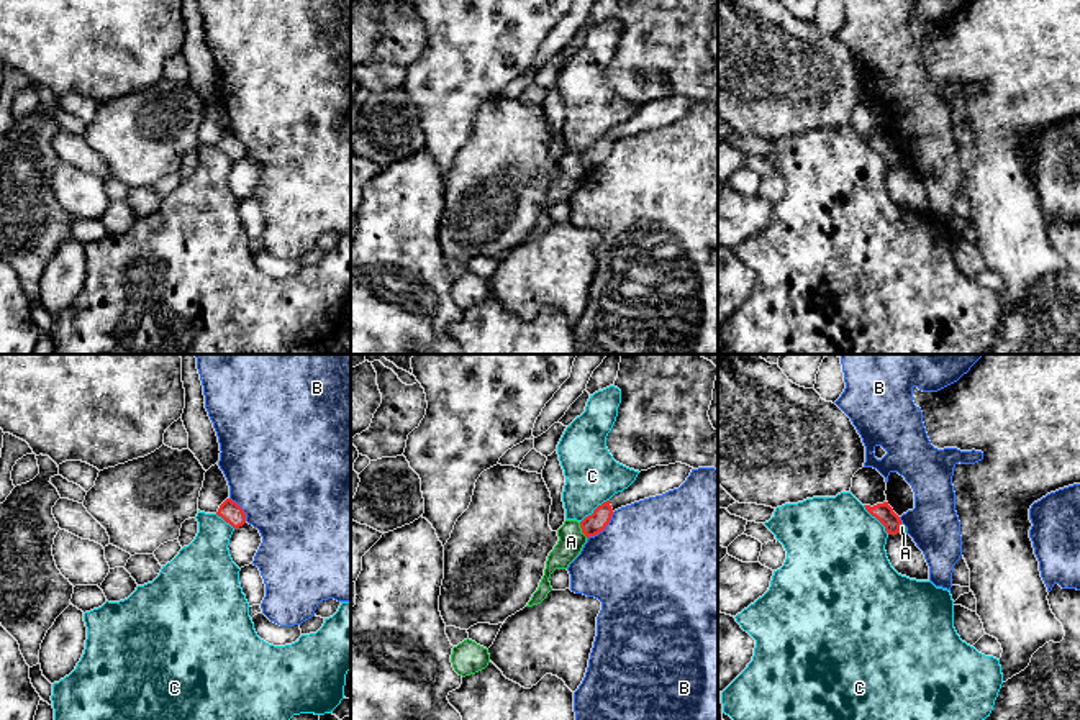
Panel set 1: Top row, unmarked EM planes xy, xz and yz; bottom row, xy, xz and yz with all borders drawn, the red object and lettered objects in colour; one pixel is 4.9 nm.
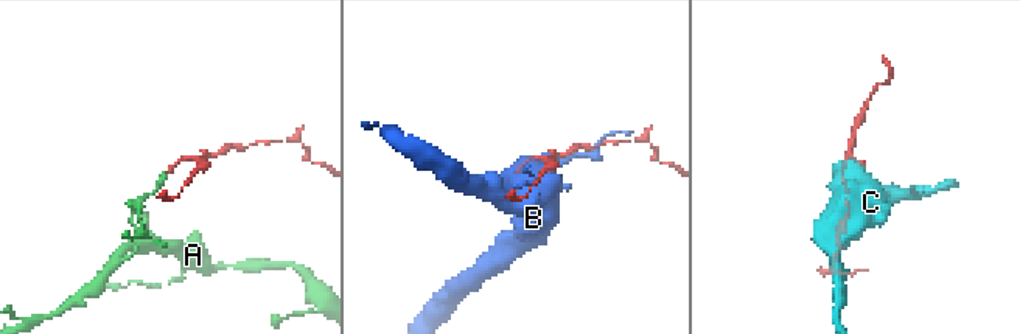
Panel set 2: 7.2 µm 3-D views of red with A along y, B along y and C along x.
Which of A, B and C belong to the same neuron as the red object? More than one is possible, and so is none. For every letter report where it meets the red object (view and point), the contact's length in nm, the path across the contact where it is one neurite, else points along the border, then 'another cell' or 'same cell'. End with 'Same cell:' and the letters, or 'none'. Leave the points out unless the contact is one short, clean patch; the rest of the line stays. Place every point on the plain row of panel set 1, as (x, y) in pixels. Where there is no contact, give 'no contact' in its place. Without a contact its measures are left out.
A: contact xz (582, 163); length 90 nm; border xz (579, 154), (580, 163), (587, 169); another cell
B: contact xz (603, 161); length 190 nm; another cell
C: contact xz (594, 143); length 180 nm; border xz (608, 132), (580, 154); another cell
Same cell: none

